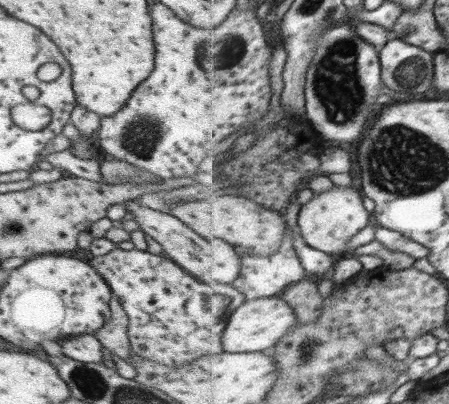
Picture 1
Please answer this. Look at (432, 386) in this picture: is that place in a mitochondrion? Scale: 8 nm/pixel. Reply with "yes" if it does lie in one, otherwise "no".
no

